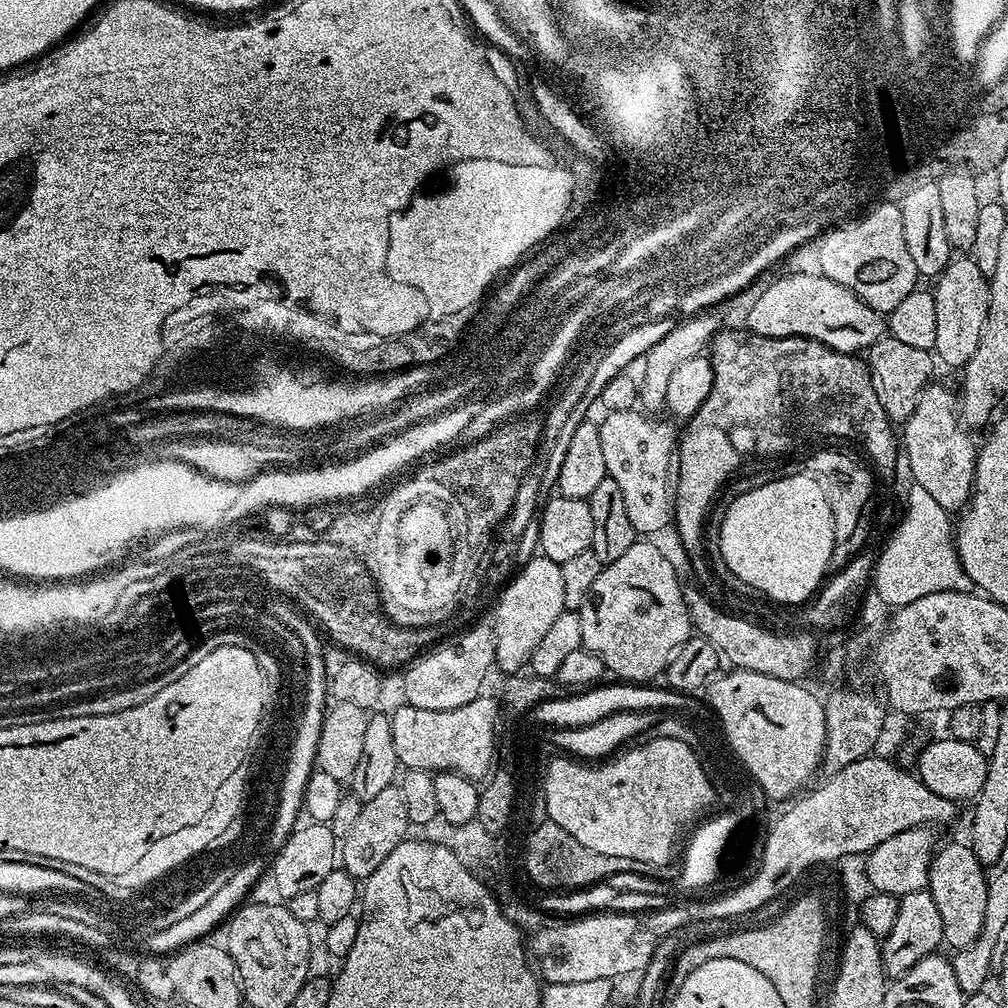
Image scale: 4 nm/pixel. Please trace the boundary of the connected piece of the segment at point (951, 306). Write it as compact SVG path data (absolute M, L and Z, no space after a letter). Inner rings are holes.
M971 258L949 260L935 281L938 331L934 337L936 343L934 356L939 363L941 360L948 368L963 369L978 346L988 313L988 282L989 277L984 276L982 270L978 270L978 266L974 266Z

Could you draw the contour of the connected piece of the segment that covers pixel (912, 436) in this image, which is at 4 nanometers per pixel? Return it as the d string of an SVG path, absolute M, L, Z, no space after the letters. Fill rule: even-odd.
M929 383L922 390L912 417L903 421L902 451L910 458L915 484L927 490L938 501L938 506L945 508L949 514L956 514L967 505L972 495L978 448L975 443L972 445L971 438L967 436L969 433L962 427L953 389L951 392L936 383Z

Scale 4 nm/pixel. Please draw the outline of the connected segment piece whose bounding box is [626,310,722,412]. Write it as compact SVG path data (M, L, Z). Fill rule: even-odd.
M703 310L695 315L689 315L687 320L681 320L673 326L656 345L652 345L629 363L626 373L632 378L641 409L655 412L654 410L665 407L664 399L666 398L666 386L670 384L670 374L674 374L676 367L684 360L701 355L709 347L712 337L721 331L722 324L714 313L716 312L712 310Z

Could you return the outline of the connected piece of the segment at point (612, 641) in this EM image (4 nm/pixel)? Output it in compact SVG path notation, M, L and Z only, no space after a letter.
M637 542L614 562L603 565L579 608L582 645L602 658L605 669L624 682L652 682L689 640L694 629L676 568L660 548Z

